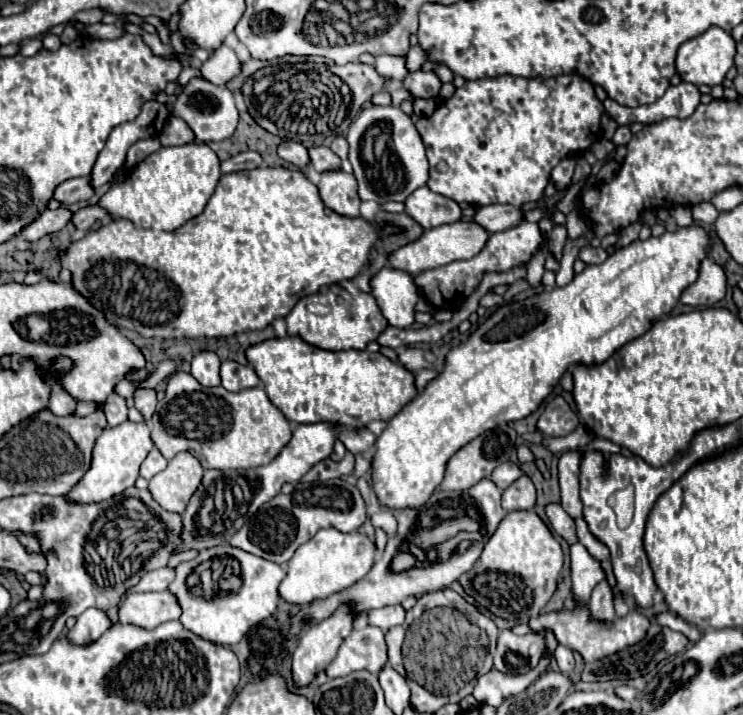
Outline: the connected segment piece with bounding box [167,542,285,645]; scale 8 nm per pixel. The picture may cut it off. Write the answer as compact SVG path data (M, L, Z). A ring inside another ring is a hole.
M228 542L225 543L225 549L229 549L229 557L237 557L239 567L241 567L241 587L237 591L231 591L231 595L224 597L215 597L215 599L205 599L205 597L197 597L189 591L187 587L187 577L191 575L193 567L195 567L195 559L179 563L175 567L175 579L171 581L171 585L167 587L169 593L175 595L177 603L181 605L181 625L185 629L189 629L191 633L199 635L205 641L217 643L217 645L235 645L239 643L239 639L259 621L267 619L267 615L271 615L271 611L275 611L277 603L279 603L279 583L283 581L283 567L261 559L253 553L247 553L243 549L232 547Z

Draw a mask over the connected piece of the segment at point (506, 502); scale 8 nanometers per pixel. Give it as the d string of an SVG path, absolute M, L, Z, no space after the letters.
M521 475L511 487L503 491L501 505L507 513L517 511L517 509L533 509L535 505L535 485L527 475Z

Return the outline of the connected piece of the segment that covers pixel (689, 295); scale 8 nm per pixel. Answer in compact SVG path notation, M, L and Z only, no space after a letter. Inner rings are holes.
M705 257L701 261L697 281L683 291L681 303L691 307L711 307L725 297L725 291L727 279L723 267L719 267L711 257Z

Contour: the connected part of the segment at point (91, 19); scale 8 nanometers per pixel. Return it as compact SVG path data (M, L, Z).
M87 9L87 11L79 11L73 19L75 21L81 21L85 25L91 25L91 23L99 23L105 15L105 9Z

